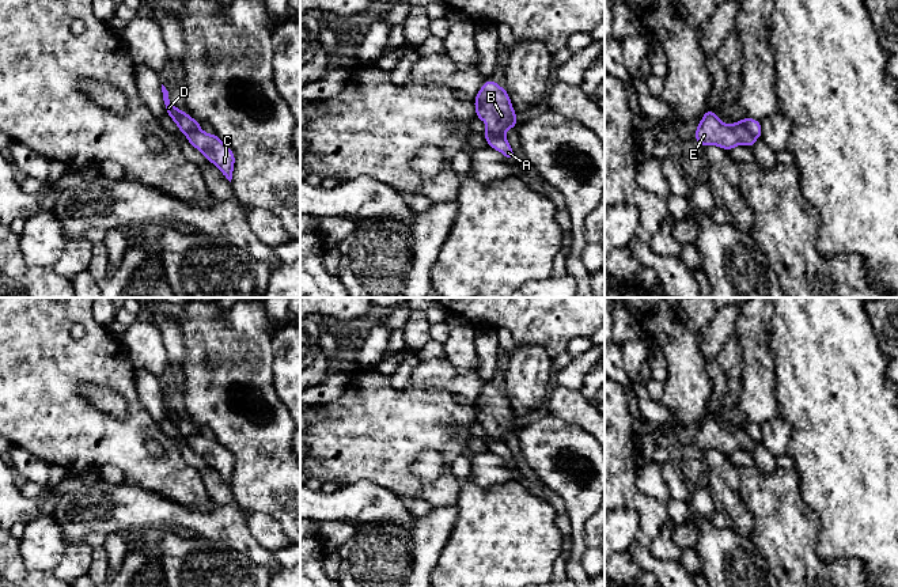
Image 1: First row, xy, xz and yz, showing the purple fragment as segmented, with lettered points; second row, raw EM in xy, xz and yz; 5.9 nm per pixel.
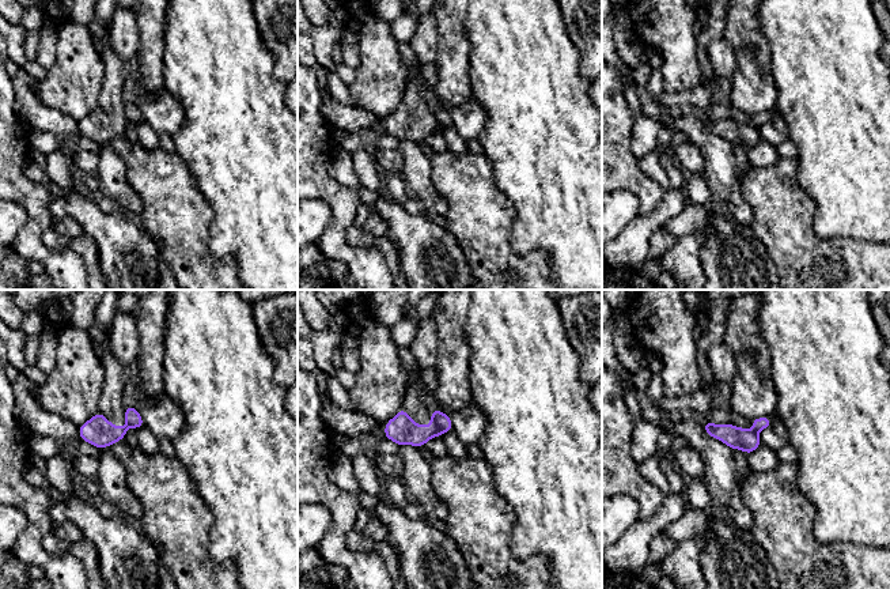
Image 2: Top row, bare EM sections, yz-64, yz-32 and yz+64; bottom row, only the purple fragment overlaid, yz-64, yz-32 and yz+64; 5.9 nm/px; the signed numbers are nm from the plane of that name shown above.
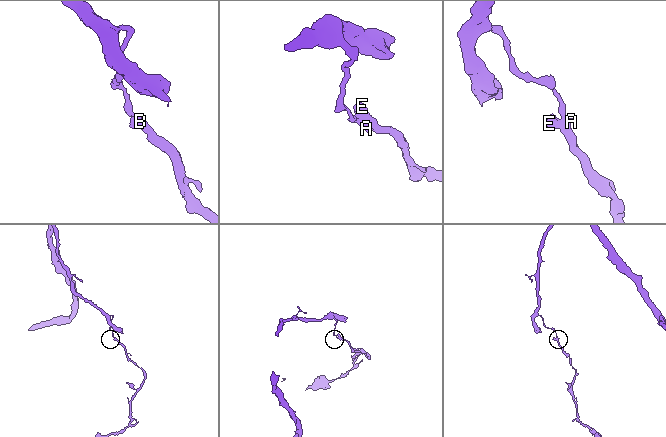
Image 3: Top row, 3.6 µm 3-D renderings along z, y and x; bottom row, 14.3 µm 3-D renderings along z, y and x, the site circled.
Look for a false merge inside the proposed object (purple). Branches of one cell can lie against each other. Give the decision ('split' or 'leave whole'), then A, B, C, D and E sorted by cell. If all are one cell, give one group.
split; A D / B C E

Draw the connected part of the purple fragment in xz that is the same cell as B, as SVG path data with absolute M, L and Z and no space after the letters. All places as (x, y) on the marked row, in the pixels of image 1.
M488 79L474 99L475 115L495 136L505 137L508 128L518 128L516 111L511 107L511 98L492 79Z

